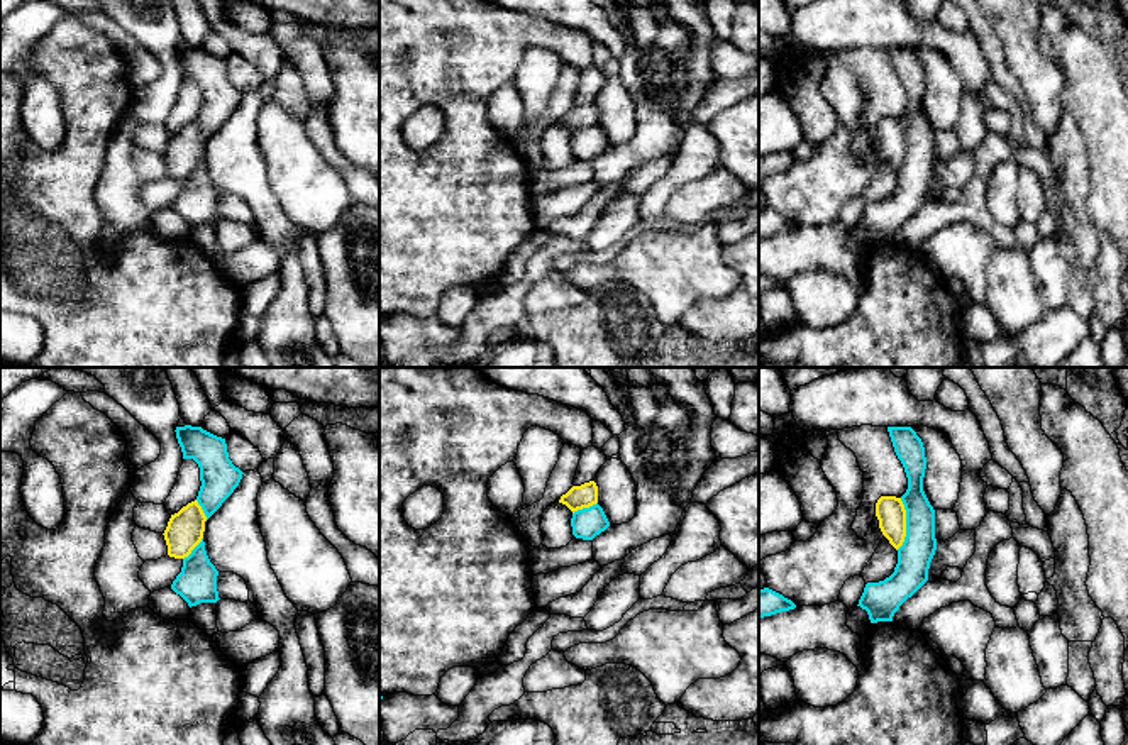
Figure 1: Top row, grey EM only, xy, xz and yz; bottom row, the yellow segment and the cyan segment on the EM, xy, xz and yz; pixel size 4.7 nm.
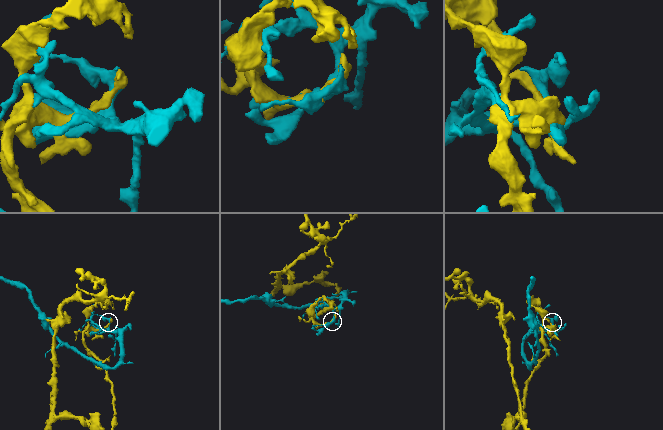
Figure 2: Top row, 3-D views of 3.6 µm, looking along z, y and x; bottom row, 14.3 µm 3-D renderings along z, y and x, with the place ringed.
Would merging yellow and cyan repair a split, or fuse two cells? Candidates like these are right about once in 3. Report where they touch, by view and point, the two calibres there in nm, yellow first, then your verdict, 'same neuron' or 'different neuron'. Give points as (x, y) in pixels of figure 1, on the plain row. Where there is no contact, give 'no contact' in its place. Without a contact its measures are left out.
meets yellow in yz at (905, 144); 140 nm thick on the yellow side, 160 nm on the other; different neuron

